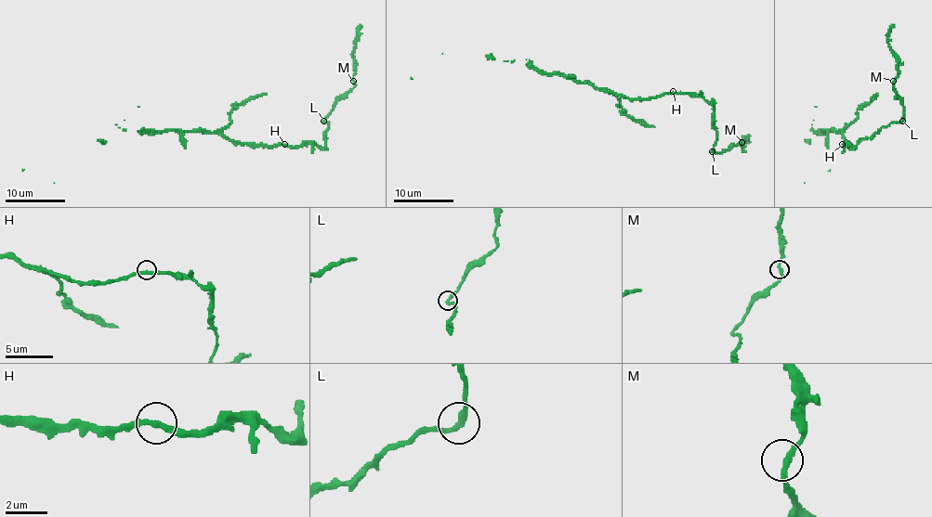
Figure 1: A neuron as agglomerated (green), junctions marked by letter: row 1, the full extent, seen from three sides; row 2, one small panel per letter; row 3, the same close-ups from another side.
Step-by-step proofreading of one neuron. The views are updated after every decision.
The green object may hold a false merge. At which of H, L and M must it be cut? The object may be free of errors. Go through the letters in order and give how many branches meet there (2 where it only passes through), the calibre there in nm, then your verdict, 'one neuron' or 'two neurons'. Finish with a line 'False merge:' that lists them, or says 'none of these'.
H: 2 | 280 nm | one neuron
L: 2 | 280 nm | one neuron
M: 2 | 240 nm | one neuron
False merge: none of these

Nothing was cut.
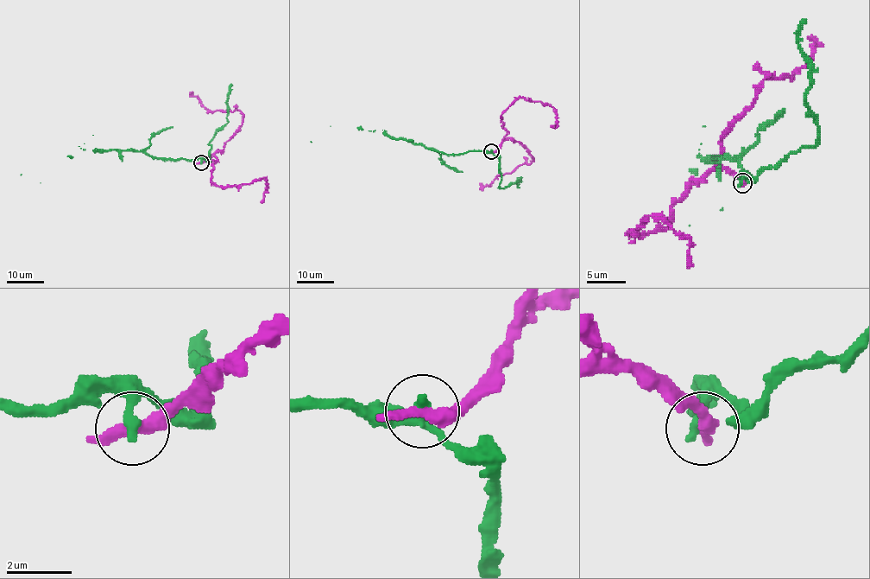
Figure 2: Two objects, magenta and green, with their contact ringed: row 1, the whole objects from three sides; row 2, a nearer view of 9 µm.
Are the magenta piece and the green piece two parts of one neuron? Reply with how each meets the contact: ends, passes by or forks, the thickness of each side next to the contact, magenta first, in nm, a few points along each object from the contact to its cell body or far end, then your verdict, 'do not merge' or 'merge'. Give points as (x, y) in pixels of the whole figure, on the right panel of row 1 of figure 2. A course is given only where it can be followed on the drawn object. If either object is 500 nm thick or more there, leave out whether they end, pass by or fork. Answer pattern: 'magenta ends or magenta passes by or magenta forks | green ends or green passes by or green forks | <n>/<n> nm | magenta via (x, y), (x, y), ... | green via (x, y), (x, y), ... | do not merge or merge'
magenta passes by | green ends | 320/320 nm | magenta via (741, 182), (732, 171), (710, 168), (671, 207), (668, 225), (631, 233), (658, 215), (687, 238), (687, 268) | green via (741, 182), (747, 174), (735, 161), (699, 153), (693, 171), (720, 210) | do not merge

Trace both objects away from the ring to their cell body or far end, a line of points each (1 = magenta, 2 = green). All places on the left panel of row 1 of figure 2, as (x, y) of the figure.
1: (201, 162), (217, 159), (211, 182), (219, 186), (263, 178), (261, 203)
2: (201, 162), (199, 158), (153, 158), (141, 151), (80, 148), (72, 156), (21, 175)

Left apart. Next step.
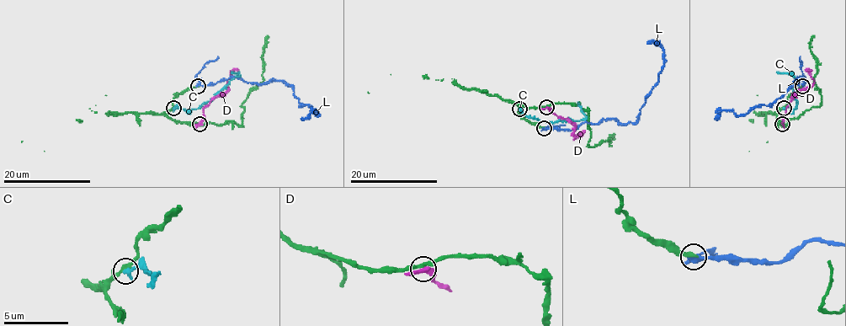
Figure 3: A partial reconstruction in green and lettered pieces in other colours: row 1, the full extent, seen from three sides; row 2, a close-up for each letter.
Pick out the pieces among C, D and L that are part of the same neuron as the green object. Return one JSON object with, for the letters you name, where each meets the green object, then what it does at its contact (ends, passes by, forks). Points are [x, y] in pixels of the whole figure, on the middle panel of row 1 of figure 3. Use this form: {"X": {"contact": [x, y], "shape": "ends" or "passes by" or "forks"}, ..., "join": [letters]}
{"L": {"contact": [544, 128], "shape": "passes by"}, "join": ["L"]}

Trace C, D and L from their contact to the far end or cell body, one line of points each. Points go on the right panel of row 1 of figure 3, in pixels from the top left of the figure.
C: (784, 109), (794, 109), (797, 102), (794, 77), (776, 72)
D: (782, 124), (790, 99), (813, 82), (810, 73), (805, 69)
L: (802, 85), (805, 80), (799, 77), (797, 84), (773, 103), (739, 114), (723, 110), (718, 120)

